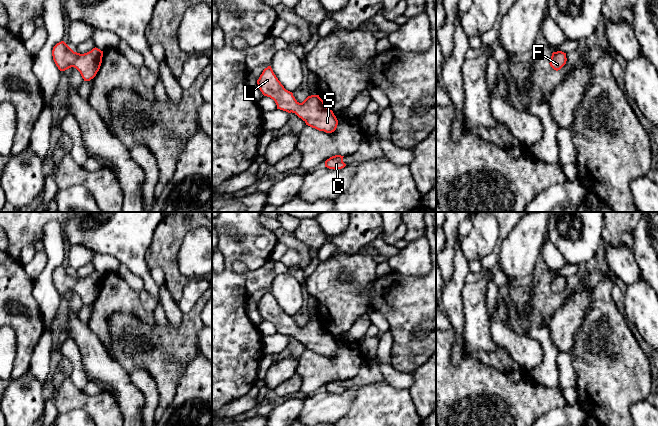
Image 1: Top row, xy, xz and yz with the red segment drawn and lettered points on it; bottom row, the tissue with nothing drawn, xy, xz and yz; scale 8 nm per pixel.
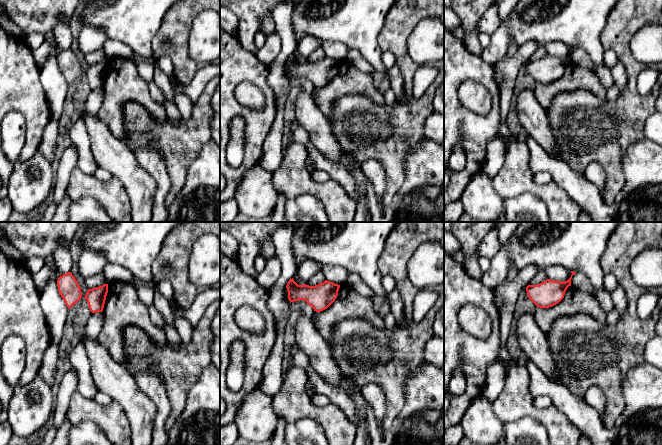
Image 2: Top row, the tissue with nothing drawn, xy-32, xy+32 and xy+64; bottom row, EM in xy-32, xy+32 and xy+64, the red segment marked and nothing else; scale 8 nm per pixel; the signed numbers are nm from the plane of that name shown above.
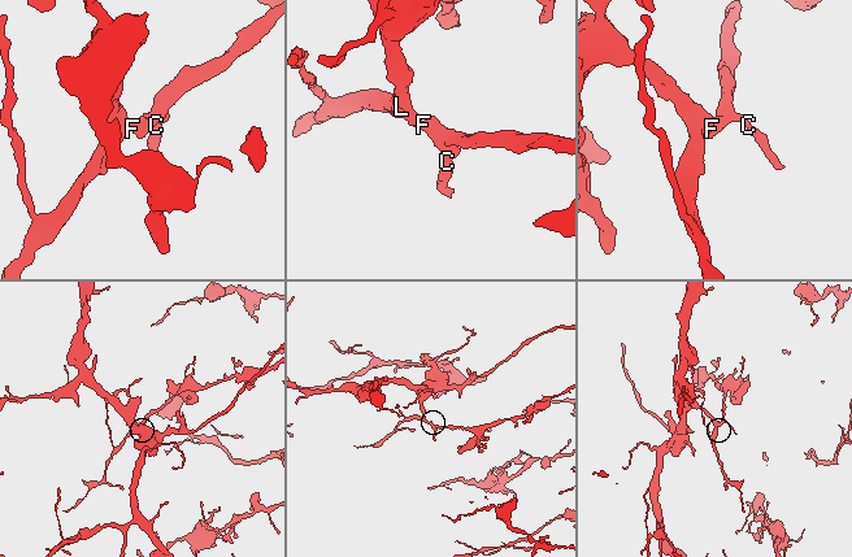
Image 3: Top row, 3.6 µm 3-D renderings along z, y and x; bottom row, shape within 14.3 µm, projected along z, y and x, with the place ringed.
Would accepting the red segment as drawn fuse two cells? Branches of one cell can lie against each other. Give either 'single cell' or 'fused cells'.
single cell

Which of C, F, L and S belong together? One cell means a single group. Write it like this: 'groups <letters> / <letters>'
groups C F L S

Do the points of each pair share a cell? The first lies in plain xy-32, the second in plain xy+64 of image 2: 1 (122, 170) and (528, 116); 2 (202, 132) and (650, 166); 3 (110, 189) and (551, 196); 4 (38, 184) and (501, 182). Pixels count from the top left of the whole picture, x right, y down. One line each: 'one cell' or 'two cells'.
1: one cell
2: two cells
3: one cell
4: two cells

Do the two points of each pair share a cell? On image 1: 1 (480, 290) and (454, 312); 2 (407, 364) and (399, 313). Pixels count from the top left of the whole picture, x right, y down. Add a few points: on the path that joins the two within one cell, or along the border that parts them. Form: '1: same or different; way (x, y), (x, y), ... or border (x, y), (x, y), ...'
1: different; border (466, 282), (462, 289), (463, 327)
2: same; way (406, 351), (401, 335), (401, 326)

